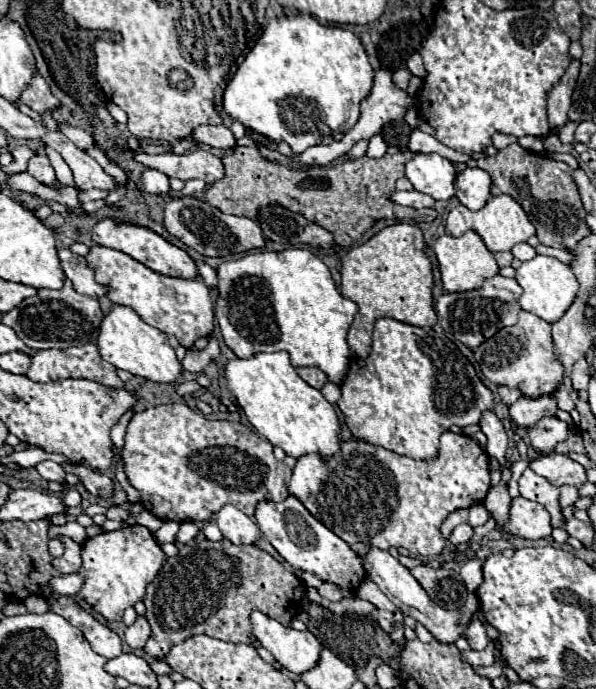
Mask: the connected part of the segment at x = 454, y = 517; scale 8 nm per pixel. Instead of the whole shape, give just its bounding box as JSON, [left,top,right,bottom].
[441,508,467,538]

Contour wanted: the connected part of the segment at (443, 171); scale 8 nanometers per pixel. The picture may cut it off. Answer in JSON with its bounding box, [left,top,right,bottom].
[405,154,455,200]

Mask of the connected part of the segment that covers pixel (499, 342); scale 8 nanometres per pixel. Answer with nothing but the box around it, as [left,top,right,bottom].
[475,310,563,396]

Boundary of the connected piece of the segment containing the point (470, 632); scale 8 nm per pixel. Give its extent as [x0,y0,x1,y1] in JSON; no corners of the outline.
[465,618,489,650]

